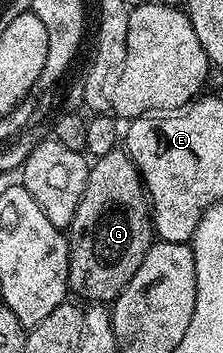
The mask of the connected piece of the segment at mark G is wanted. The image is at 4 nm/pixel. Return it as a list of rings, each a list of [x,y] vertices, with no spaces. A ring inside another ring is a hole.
[[[114,150],[96,157],[90,163],[87,186],[83,198],[79,198],[79,210],[71,218],[67,229],[69,242],[69,291],[75,297],[82,296],[85,302],[108,305],[131,282],[135,270],[147,258],[147,250],[154,244],[153,213],[149,210],[149,197],[145,195],[145,184],[141,180],[135,162],[124,150]]]

